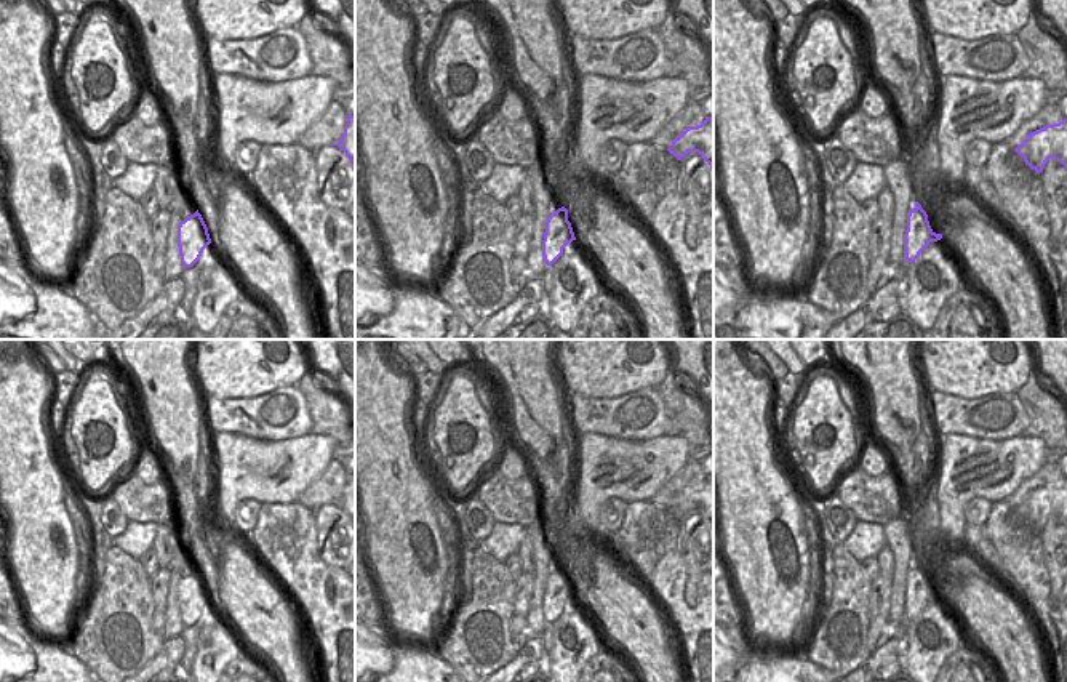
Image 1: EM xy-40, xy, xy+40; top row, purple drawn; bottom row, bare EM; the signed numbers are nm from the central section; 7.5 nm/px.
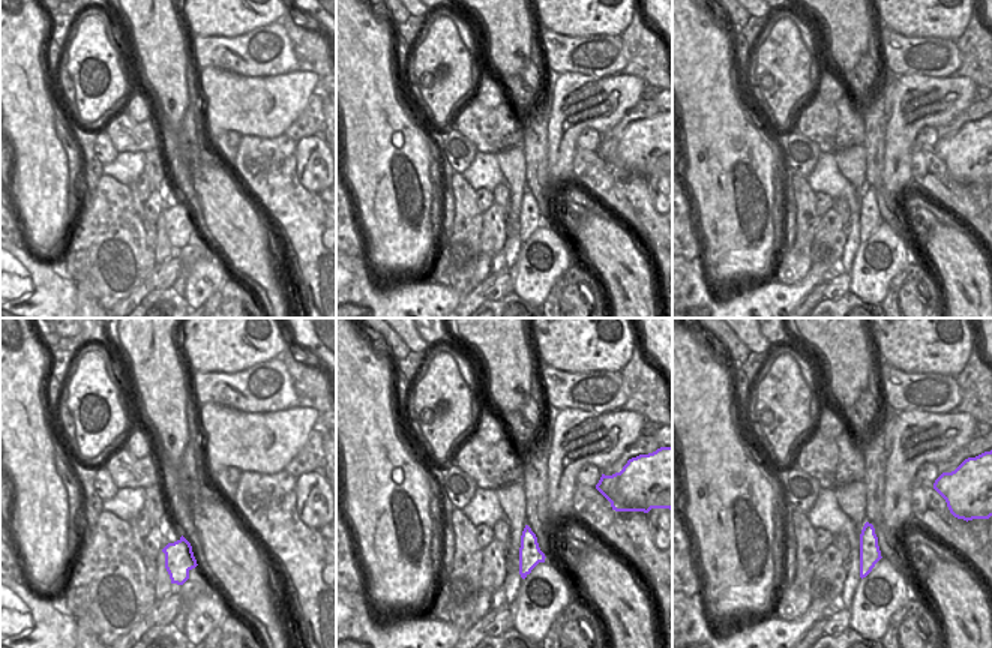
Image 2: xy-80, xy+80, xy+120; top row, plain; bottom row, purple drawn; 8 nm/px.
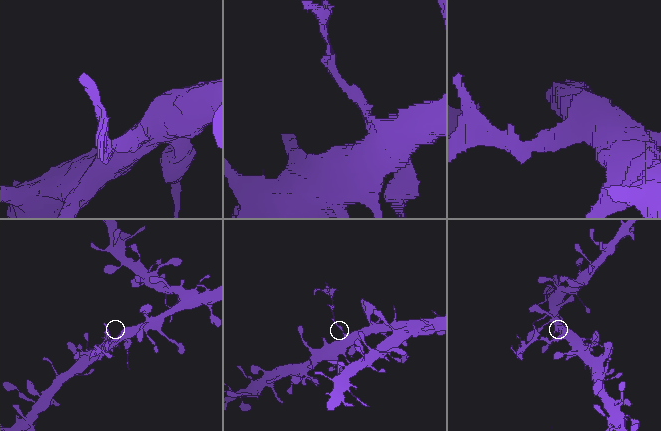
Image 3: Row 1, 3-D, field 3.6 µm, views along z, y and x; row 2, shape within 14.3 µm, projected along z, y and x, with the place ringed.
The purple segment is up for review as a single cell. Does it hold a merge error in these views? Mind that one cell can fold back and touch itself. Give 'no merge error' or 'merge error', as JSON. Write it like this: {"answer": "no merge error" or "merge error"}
{"answer": "merge error"}

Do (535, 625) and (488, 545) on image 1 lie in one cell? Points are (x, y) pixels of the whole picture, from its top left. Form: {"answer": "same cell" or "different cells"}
{"answer": "different cells"}

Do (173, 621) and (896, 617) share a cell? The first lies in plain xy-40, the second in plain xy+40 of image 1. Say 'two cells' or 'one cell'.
one cell

